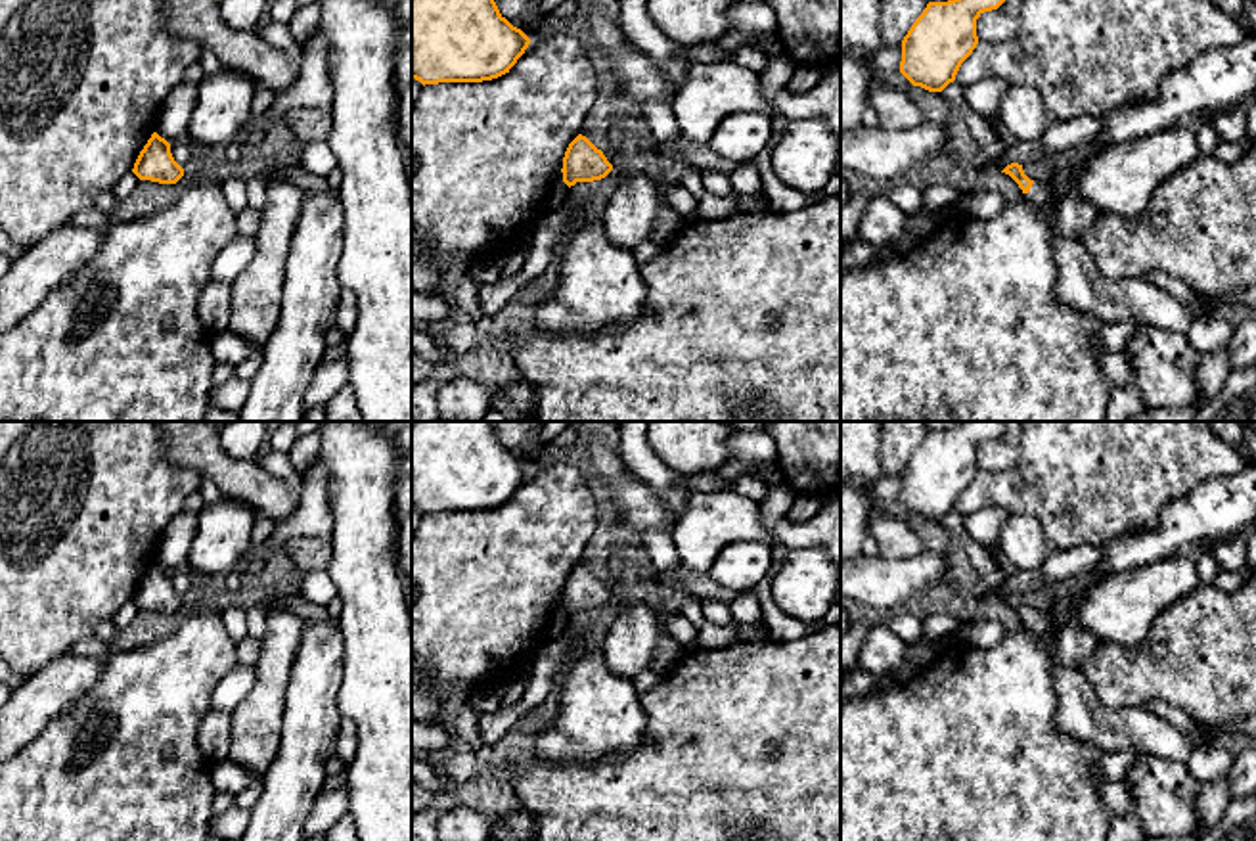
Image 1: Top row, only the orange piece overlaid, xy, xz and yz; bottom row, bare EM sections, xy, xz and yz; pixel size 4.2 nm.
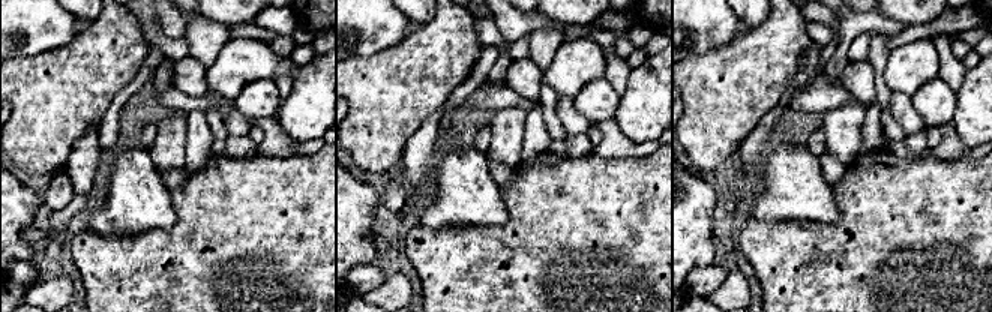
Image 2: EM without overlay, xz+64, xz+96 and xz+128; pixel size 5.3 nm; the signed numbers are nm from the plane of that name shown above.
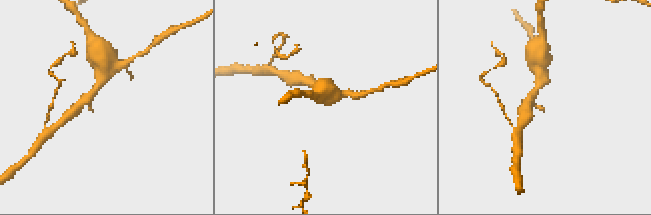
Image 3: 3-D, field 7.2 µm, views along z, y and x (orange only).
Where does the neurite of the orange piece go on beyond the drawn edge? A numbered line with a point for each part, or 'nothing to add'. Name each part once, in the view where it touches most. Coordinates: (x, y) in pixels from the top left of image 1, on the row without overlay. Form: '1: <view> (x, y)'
1: yz (1080, 715)

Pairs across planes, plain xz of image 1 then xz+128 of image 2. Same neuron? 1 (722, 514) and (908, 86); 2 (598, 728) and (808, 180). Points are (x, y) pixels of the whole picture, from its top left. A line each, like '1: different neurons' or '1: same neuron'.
1: same neuron
2: same neuron

